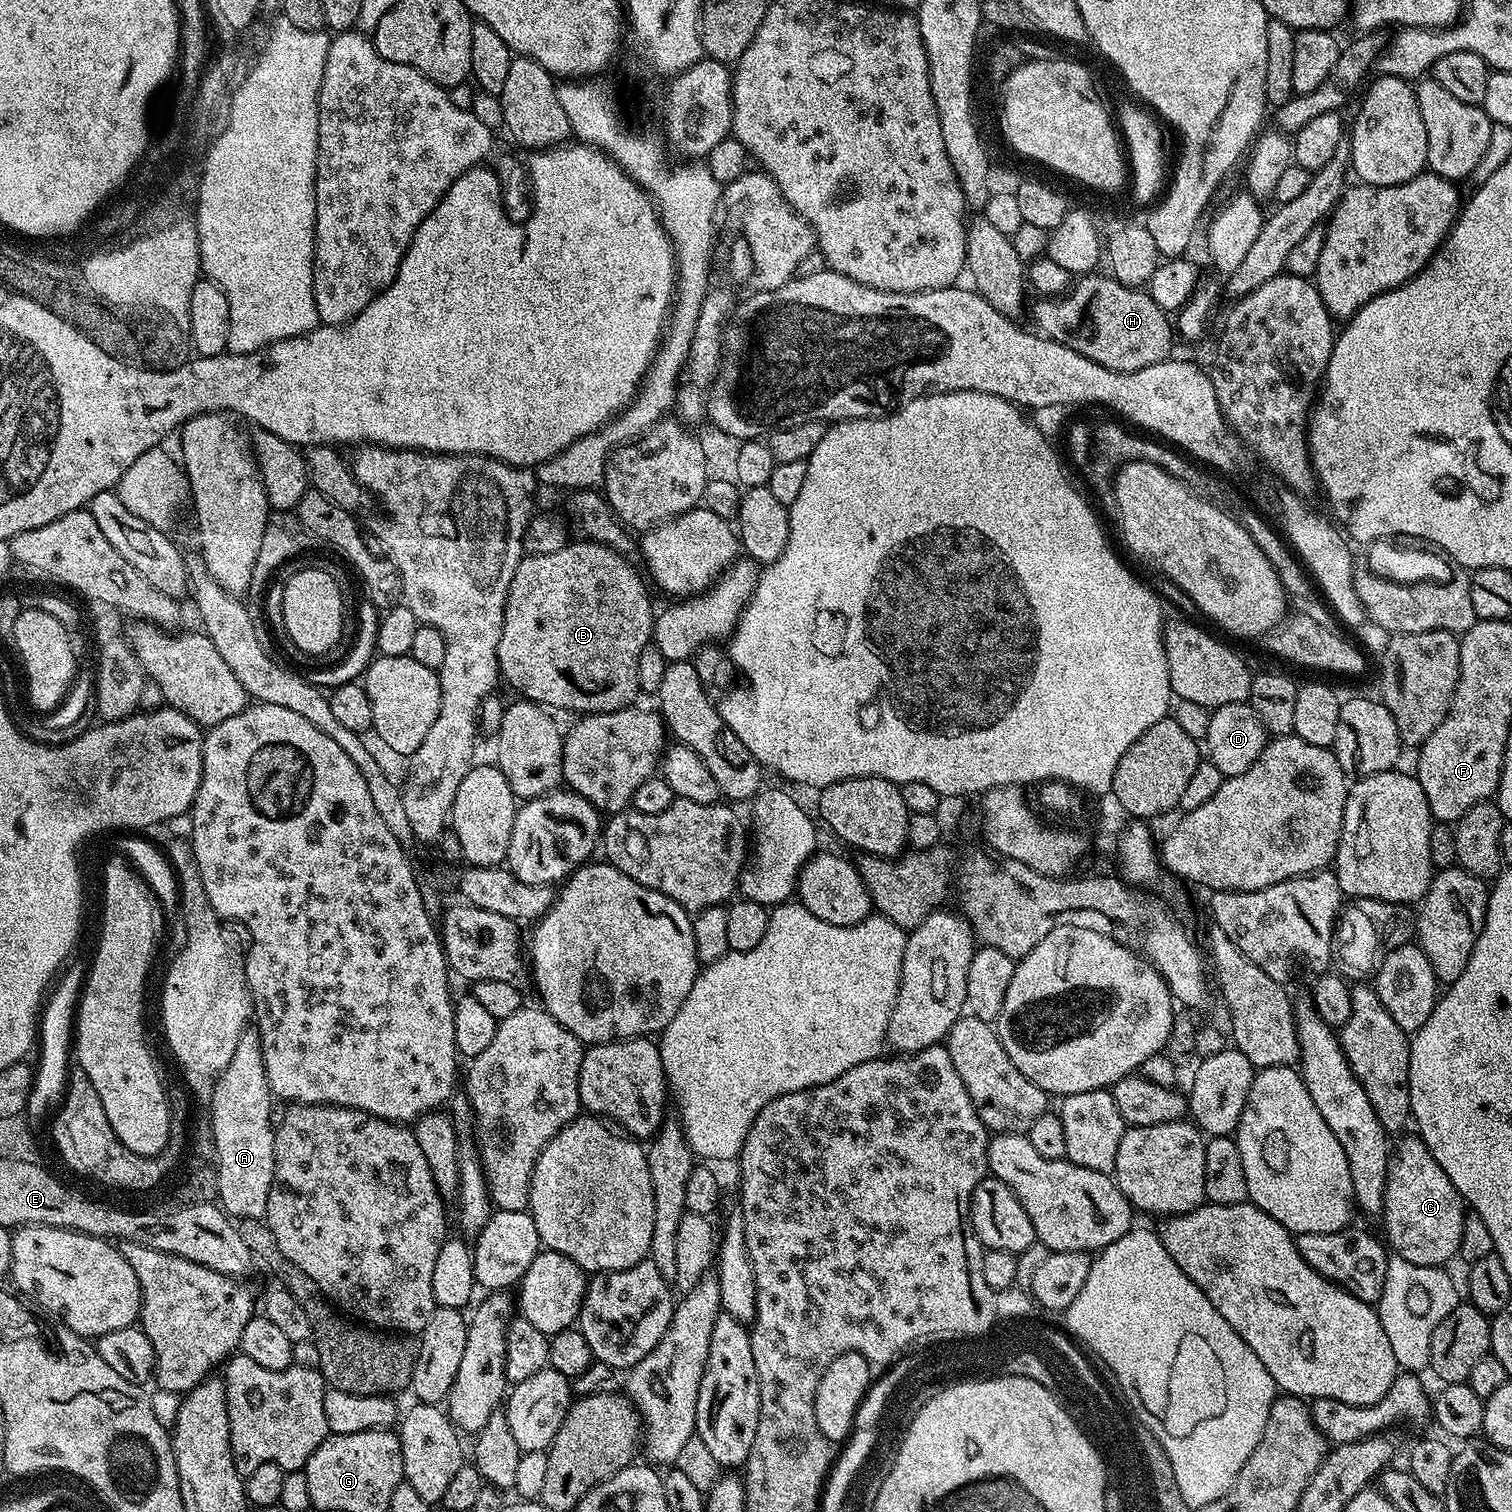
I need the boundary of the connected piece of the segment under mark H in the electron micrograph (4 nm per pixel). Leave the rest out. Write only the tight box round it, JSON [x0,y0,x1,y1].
[1032,274,1174,372]

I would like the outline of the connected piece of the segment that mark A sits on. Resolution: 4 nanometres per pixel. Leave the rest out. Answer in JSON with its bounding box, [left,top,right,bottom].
[211,1027,274,1221]

